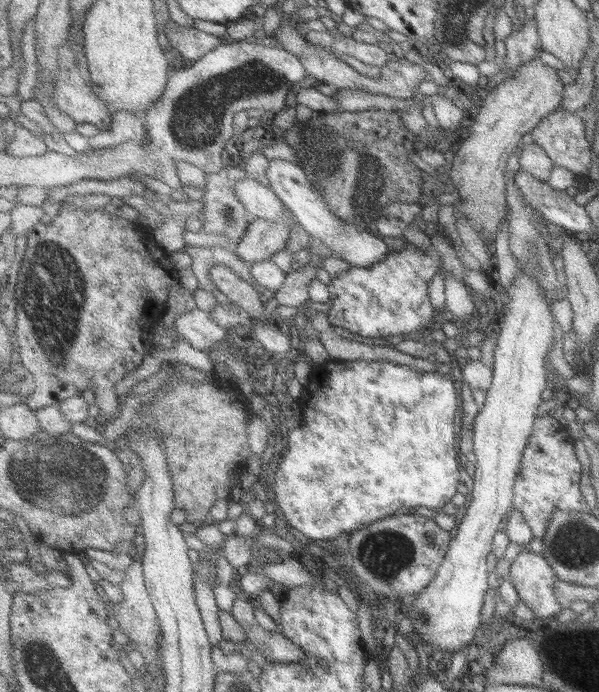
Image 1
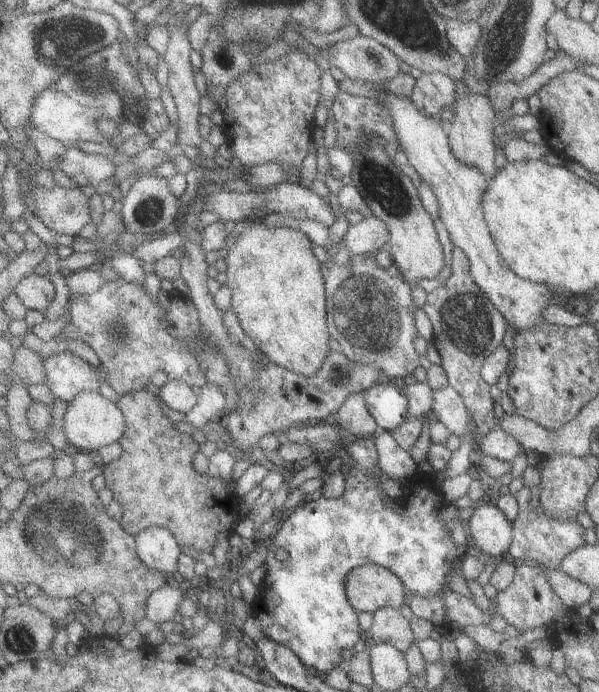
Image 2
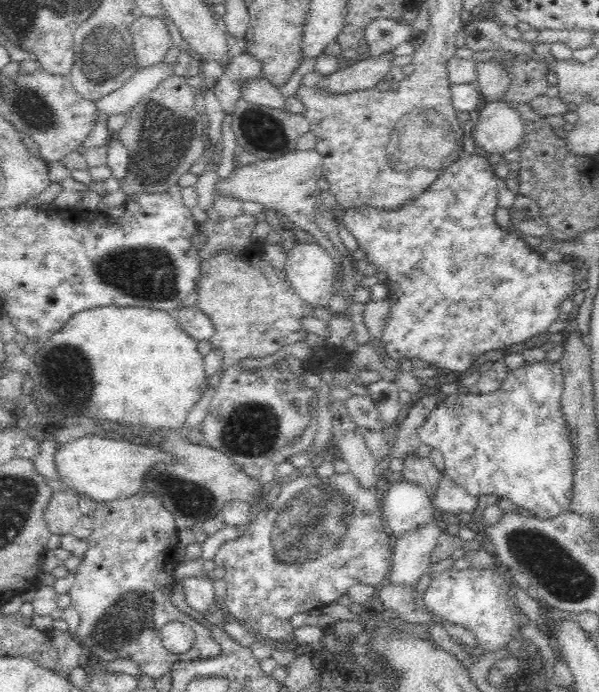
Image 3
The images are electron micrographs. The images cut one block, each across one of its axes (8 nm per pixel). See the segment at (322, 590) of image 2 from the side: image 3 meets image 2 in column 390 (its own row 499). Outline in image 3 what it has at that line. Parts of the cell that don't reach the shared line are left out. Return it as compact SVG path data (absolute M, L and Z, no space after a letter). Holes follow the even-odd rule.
M548 358L542 360L542 362L534 362L534 364L524 364L516 370L510 372L510 376L502 382L500 388L496 388L496 392L492 394L470 394L468 390L460 390L458 394L450 394L448 398L444 398L444 402L438 402L438 406L430 412L428 420L424 422L424 426L420 428L420 438L424 440L424 444L432 446L434 452L440 452L442 458L444 458L444 466L446 466L446 472L448 476L458 482L472 498L480 498L480 496L488 496L488 494L494 494L498 496L500 500L506 498L510 500L518 512L524 512L524 514L530 514L534 518L542 518L542 520L550 520L550 518L556 518L560 514L568 514L568 500L570 500L570 488L572 488L572 444L568 440L568 428L566 428L566 420L560 412L560 398L562 398L562 392L564 392L564 368L560 362L550 362Z

